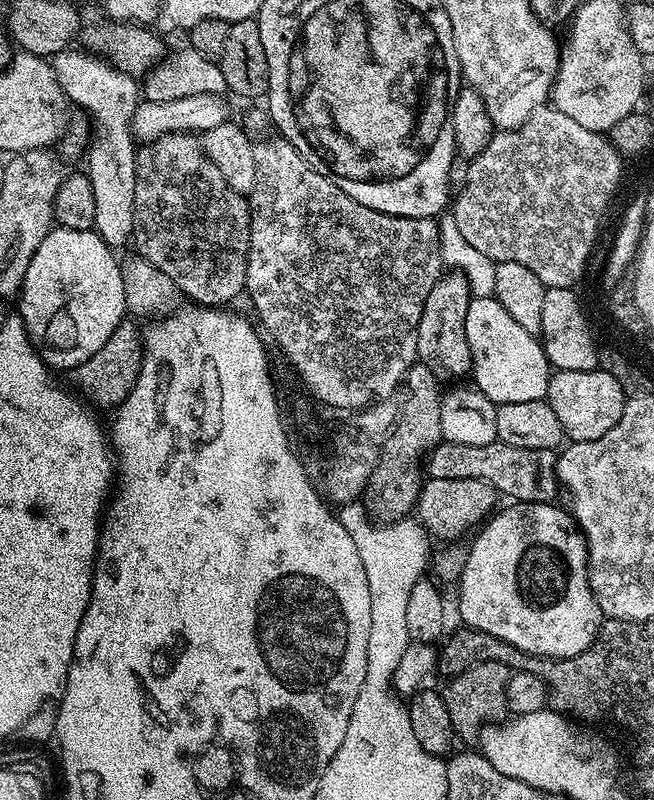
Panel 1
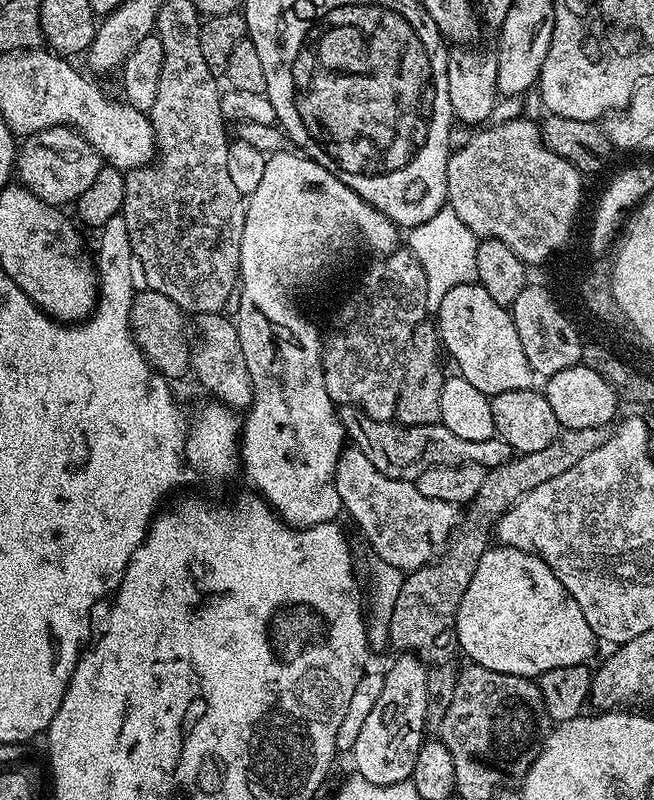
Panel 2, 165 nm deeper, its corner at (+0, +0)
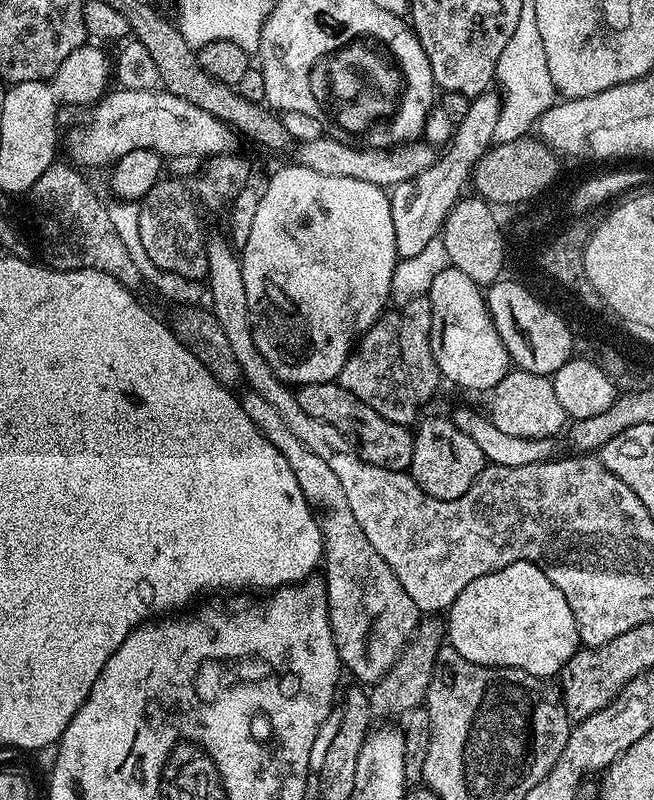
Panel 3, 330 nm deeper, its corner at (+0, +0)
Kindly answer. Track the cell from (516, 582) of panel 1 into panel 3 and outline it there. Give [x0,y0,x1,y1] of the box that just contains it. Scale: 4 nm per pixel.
[446,560,581,678]

